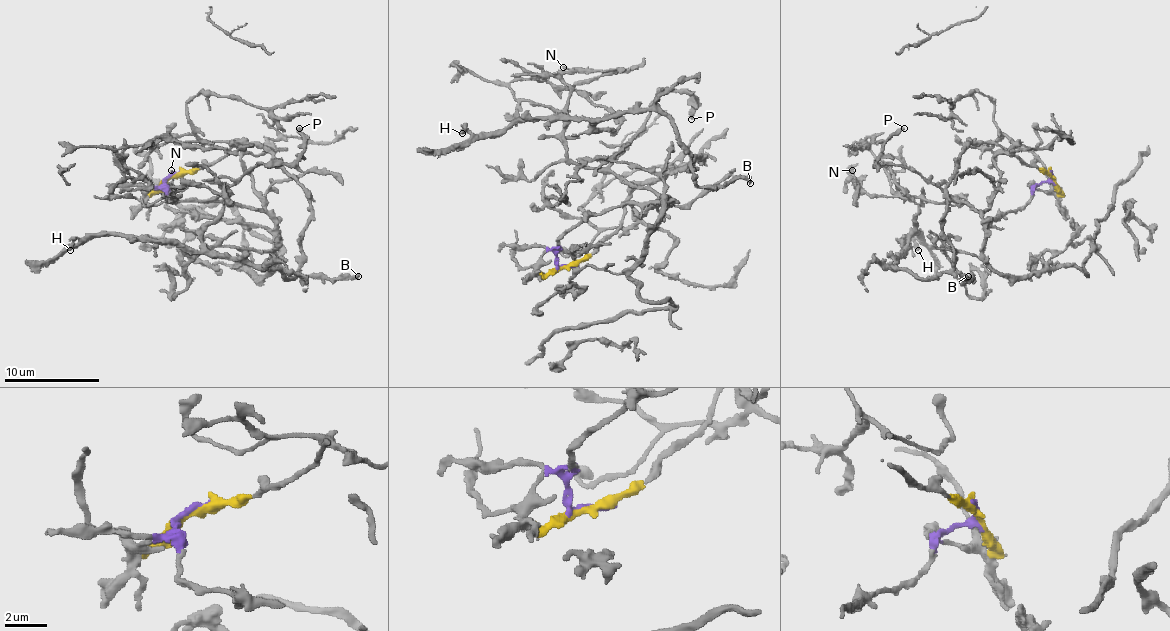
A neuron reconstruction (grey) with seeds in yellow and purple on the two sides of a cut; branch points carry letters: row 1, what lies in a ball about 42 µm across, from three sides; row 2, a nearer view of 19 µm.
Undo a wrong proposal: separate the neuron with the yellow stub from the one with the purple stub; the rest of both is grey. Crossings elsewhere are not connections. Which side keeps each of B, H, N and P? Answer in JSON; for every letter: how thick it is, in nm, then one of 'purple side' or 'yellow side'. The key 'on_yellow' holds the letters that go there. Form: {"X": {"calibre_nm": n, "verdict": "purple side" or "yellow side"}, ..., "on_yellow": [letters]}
{"B": {"calibre_nm": 360, "verdict": "yellow side"}, "H": {"calibre_nm": 320, "verdict": "yellow side"}, "N": {"calibre_nm": 160, "verdict": "purple side"}, "P": {"calibre_nm": 280, "verdict": "purple side"}, "on_yellow": ["B", "H"]}

